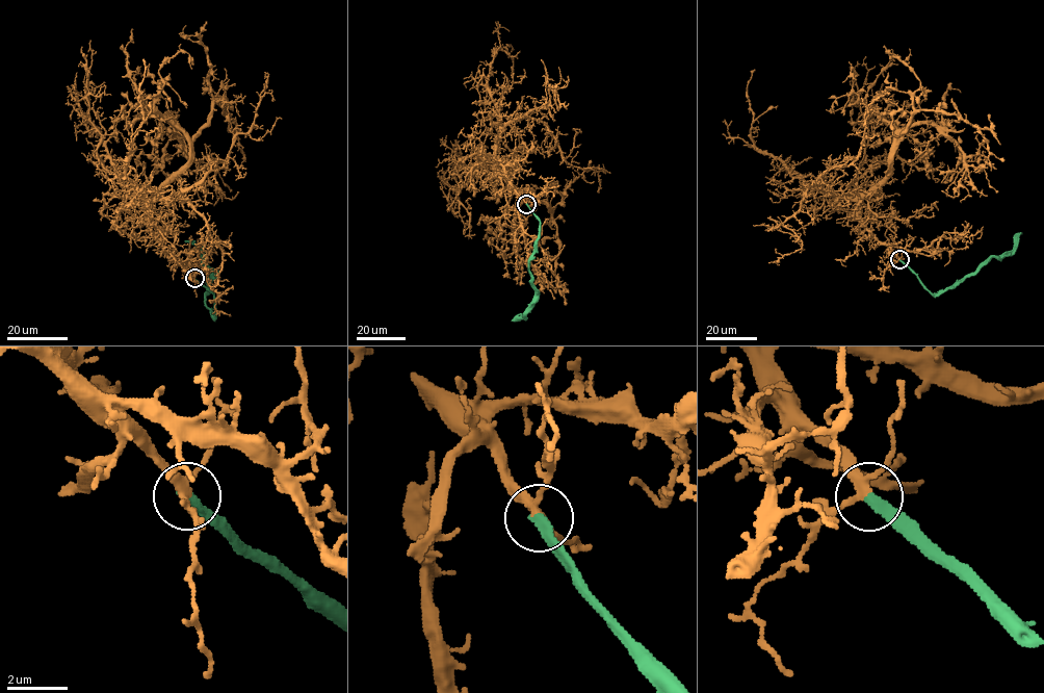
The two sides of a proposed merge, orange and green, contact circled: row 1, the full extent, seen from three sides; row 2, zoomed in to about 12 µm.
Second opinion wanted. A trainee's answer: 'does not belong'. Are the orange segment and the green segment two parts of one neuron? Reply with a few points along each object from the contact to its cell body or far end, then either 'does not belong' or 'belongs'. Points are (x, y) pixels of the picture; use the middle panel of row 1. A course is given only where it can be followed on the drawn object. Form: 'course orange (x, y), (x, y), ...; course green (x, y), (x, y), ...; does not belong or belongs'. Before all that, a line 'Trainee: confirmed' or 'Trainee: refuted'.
Trainee: refuted
course orange (526, 204), (496, 157), (504, 177), (531, 190), (514, 232), (521, 259), (536, 264), (552, 260), (564, 245); course green (526, 204), (540, 221), (534, 253), (529, 259), (536, 292), (524, 314), (512, 321); belongs

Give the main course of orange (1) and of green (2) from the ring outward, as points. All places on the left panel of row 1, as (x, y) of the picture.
1: (194, 279), (152, 234), (147, 215), (188, 159), (168, 116), (209, 180), (225, 196), (238, 191)
2: (194, 279), (214, 296), (213, 316), (205, 304), (213, 268), (201, 259), (199, 249), (185, 240)

